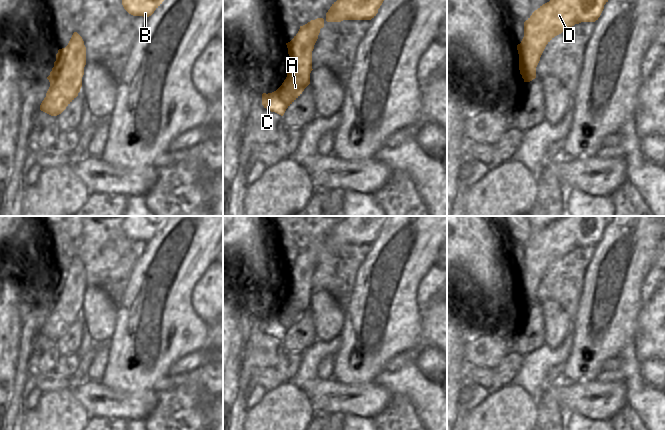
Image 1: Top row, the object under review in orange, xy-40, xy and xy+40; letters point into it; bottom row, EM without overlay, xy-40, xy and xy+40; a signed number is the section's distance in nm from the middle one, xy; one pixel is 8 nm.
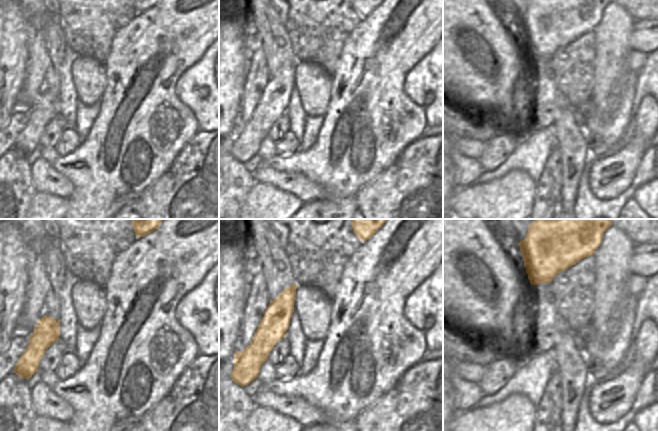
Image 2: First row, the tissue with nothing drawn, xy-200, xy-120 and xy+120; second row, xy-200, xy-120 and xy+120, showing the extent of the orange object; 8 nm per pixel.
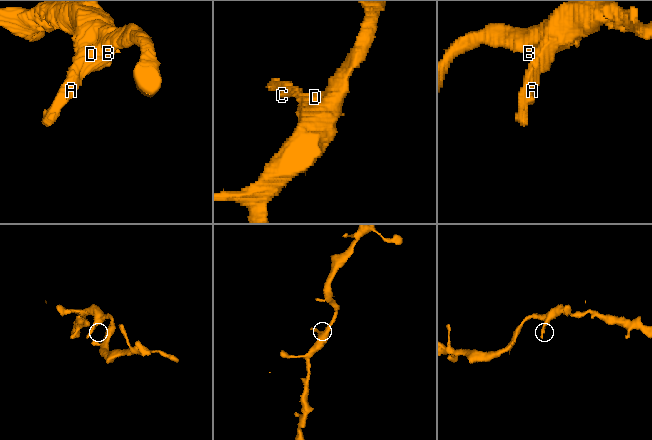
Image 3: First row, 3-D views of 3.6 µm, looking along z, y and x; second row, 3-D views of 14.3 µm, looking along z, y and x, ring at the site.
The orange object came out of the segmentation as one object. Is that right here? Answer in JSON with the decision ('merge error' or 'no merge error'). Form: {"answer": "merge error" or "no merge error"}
{"answer": "no merge error"}

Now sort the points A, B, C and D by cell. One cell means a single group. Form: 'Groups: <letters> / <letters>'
Groups: A B C D.

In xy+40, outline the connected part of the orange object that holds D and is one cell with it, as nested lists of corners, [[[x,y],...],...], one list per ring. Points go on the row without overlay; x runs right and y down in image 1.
[[[566,216],[540,230],[524,246],[524,261],[517,269],[519,294],[524,306],[536,302],[536,291],[546,269],[557,259],[581,246],[595,246],[614,216]]]

